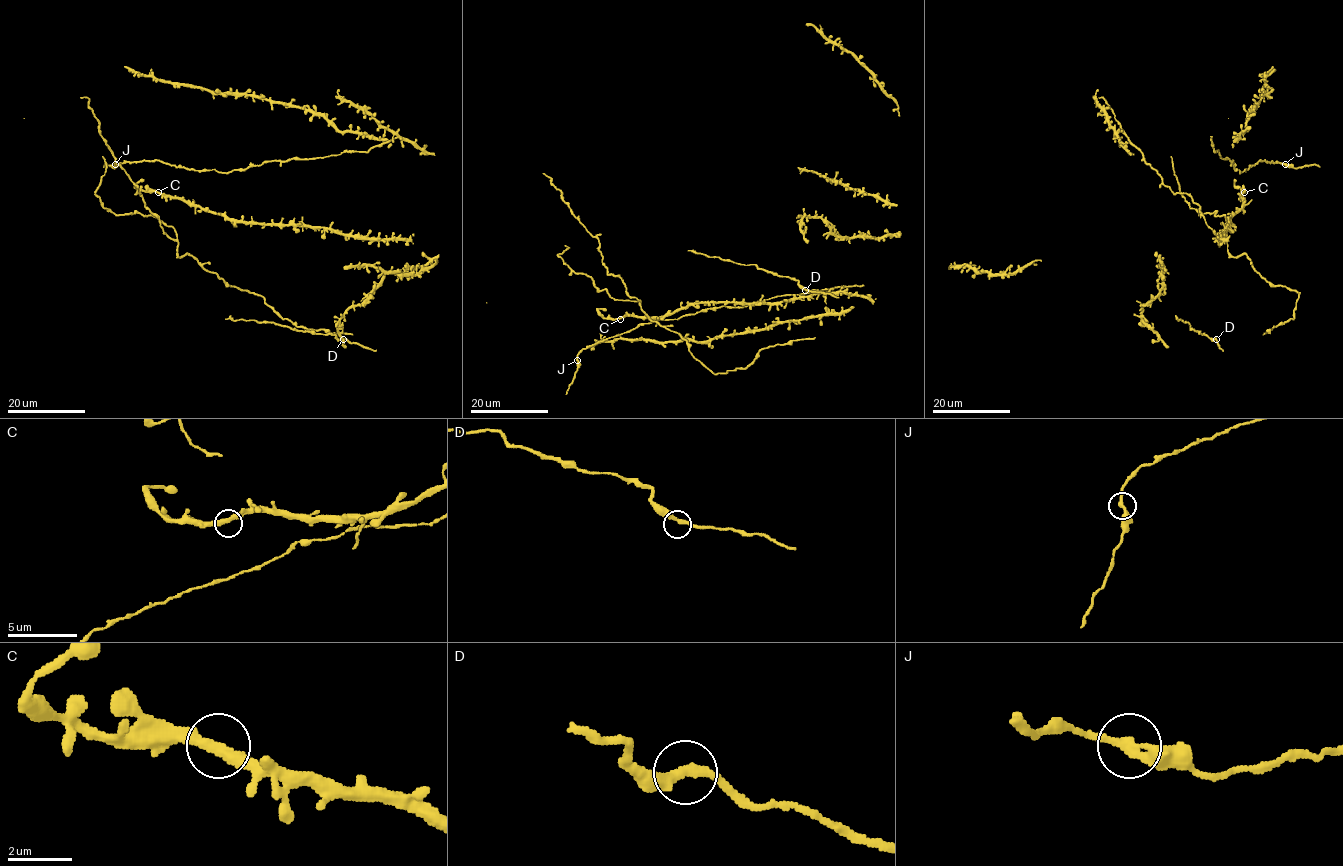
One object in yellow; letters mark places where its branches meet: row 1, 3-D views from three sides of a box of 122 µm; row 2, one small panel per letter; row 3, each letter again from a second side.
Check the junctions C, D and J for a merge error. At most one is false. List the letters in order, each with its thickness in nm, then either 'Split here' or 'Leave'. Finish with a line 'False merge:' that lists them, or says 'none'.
C: Thickness 360 nm. Leave
D: Thickness 280 nm. Leave
J: Thickness 300 nm. Leave
False merge: none

